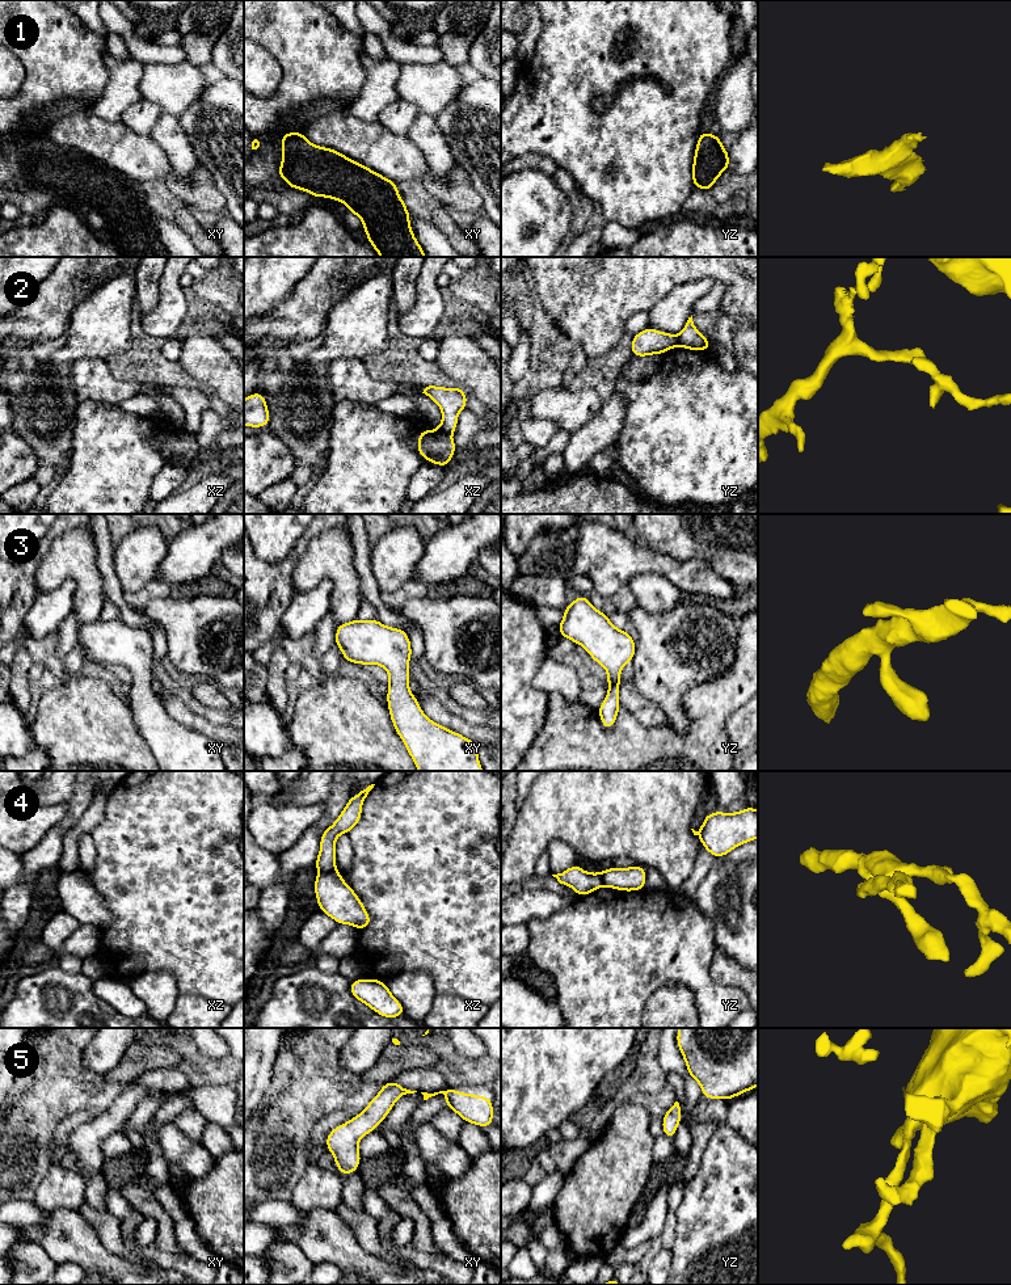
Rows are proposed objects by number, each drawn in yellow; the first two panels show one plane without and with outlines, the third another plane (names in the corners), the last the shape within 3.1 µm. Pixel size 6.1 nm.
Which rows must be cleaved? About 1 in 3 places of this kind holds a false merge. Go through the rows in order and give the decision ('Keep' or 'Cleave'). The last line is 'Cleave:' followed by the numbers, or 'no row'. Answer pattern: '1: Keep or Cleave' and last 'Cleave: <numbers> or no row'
1: Keep
2: Cleave
3: Keep
4: Cleave
5: Keep
Cleave: 2, 4

